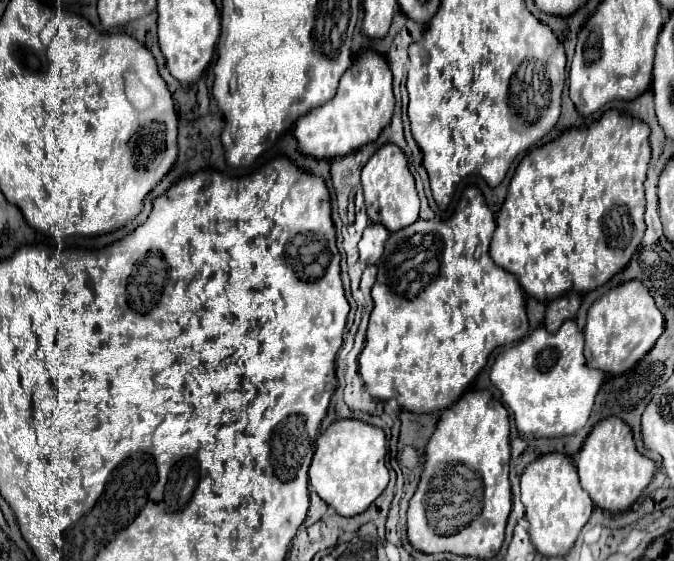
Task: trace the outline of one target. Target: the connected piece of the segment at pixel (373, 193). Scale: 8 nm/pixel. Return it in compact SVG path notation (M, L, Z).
M395 144L381 146L365 164L361 172L361 182L365 192L367 216L371 222L383 224L389 232L397 232L401 228L411 226L419 218L419 196L415 188L415 178L409 172L407 158L399 146Z

